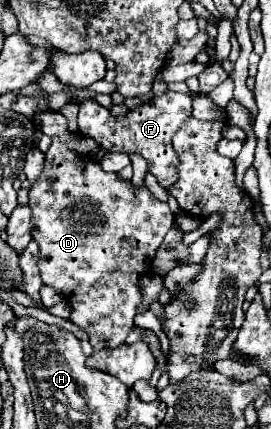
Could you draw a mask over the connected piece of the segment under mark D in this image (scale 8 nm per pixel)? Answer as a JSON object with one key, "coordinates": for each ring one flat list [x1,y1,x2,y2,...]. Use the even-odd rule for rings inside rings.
{"coordinates":[[54,139,46,151,42,175,30,187,32,207,32,237,40,245,38,269,44,285,60,291,70,303,70,321,82,327,94,349,118,347,134,329,134,317,142,303,140,281,152,271,152,259,174,223,174,213,166,201,156,199,146,185,134,187,132,181,106,173,98,161,70,151,66,143]]}

